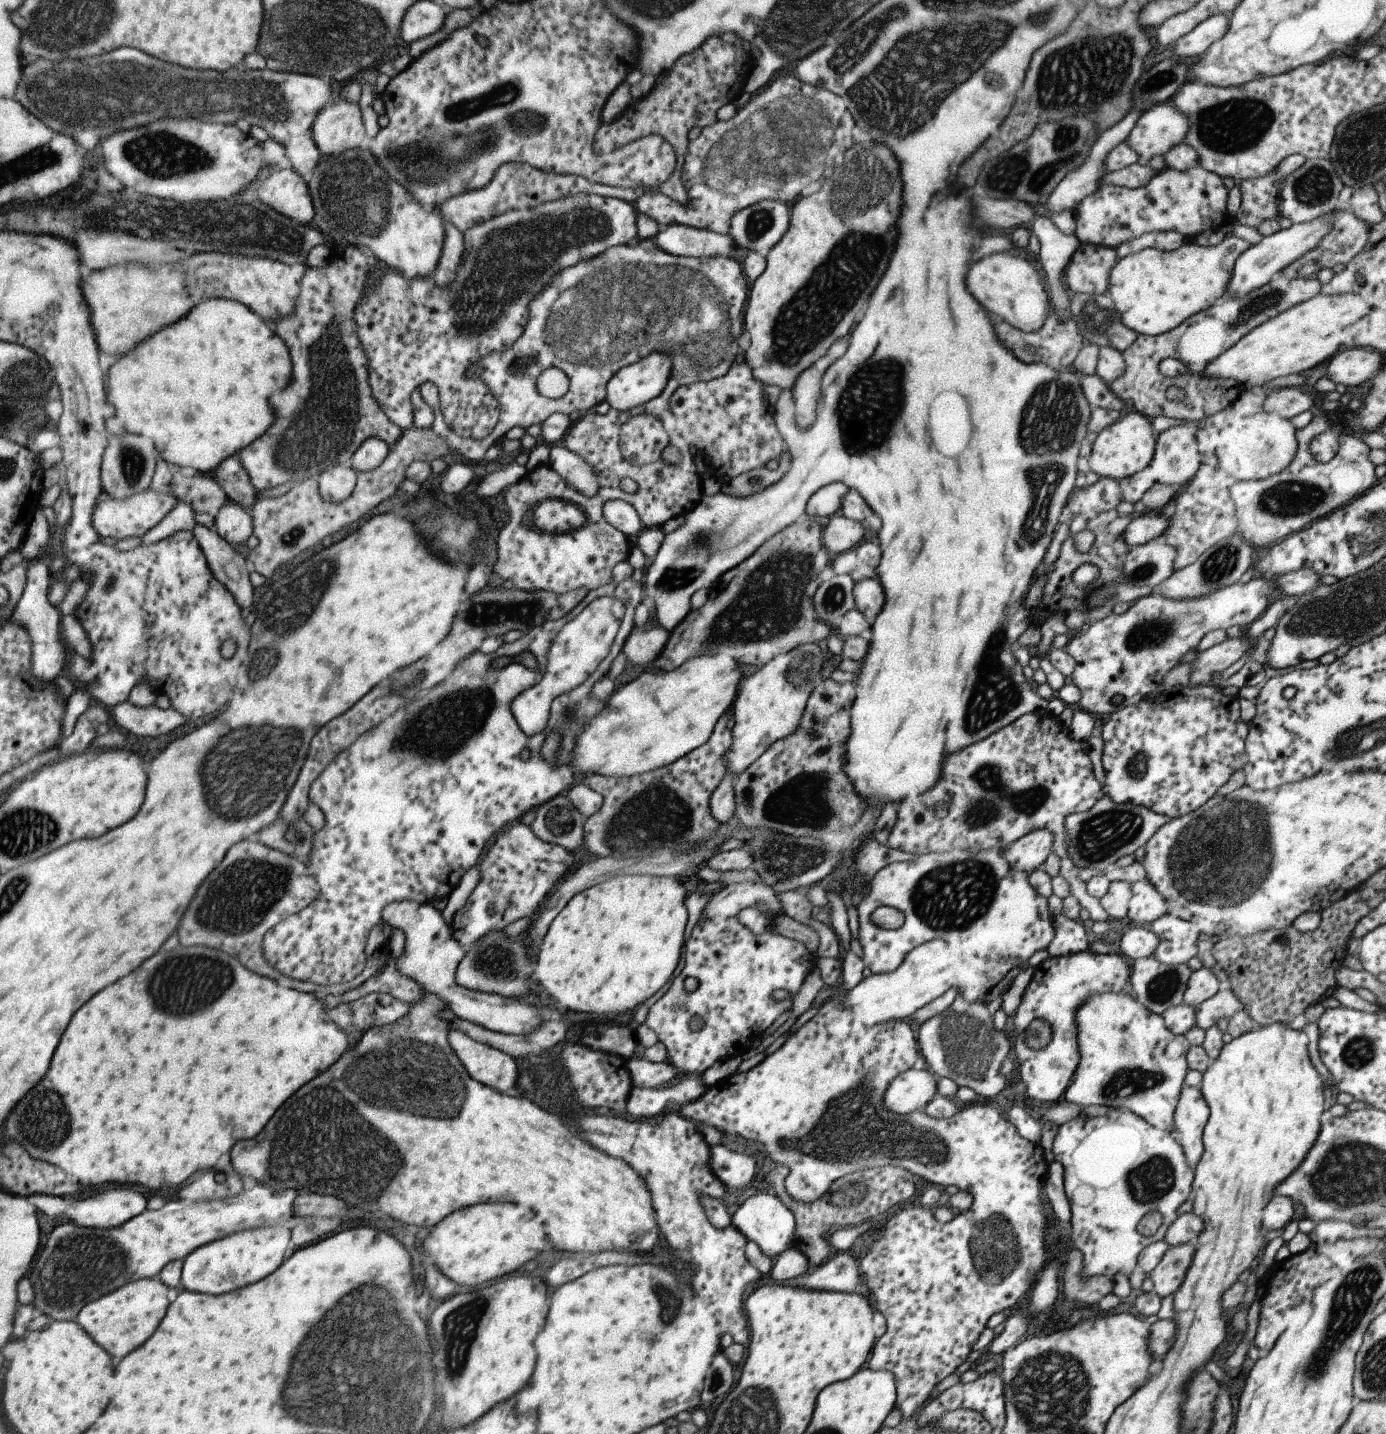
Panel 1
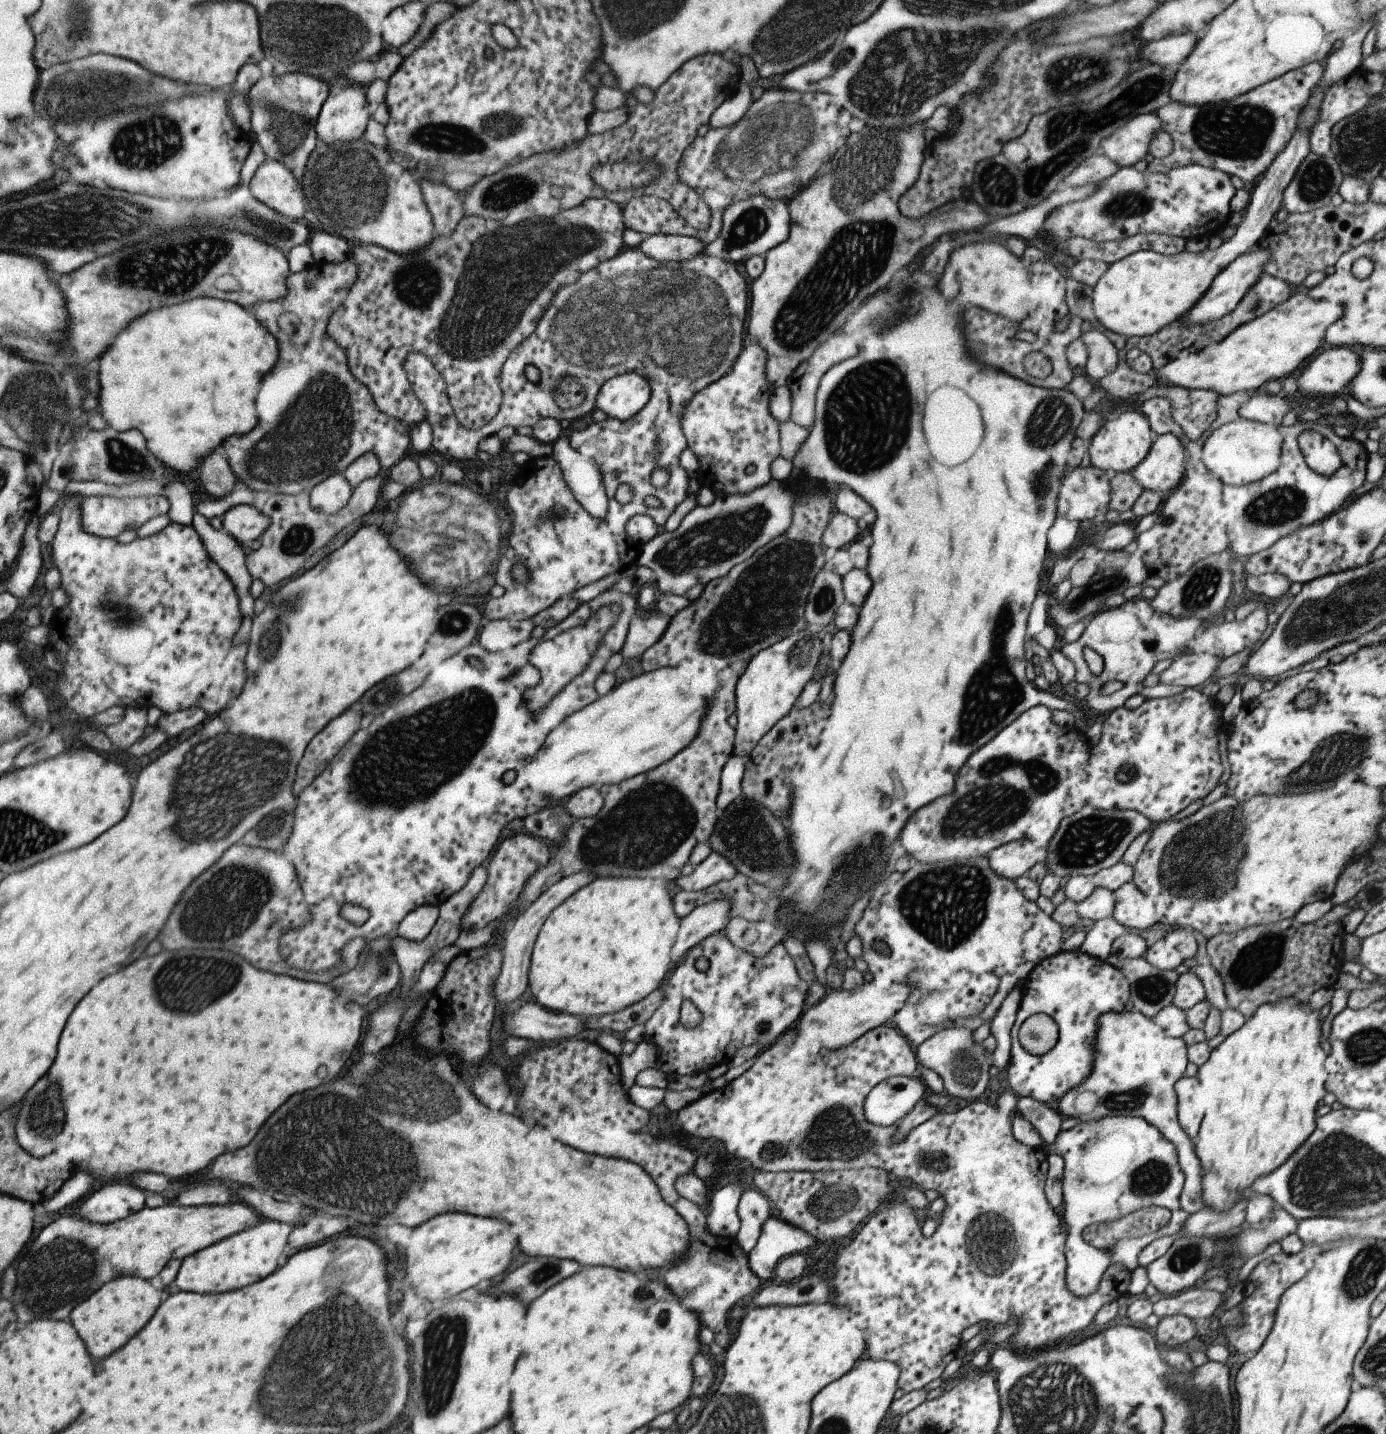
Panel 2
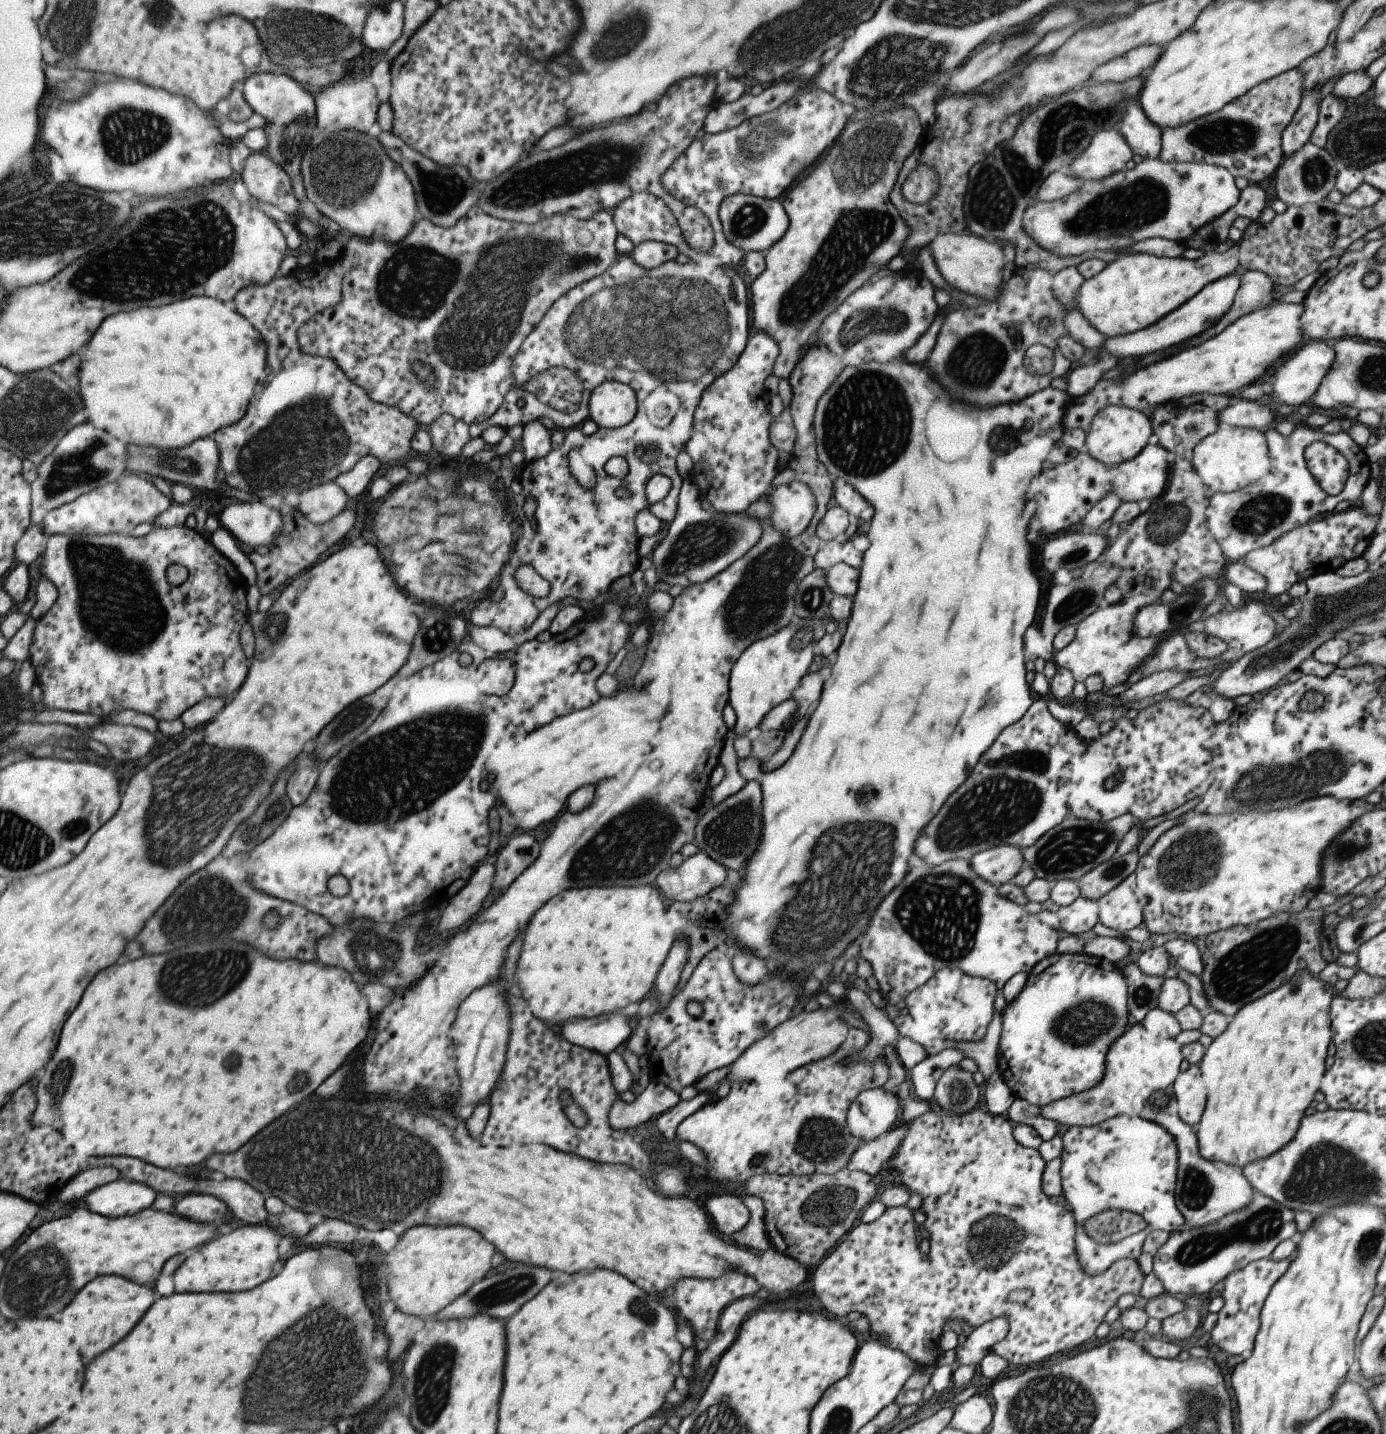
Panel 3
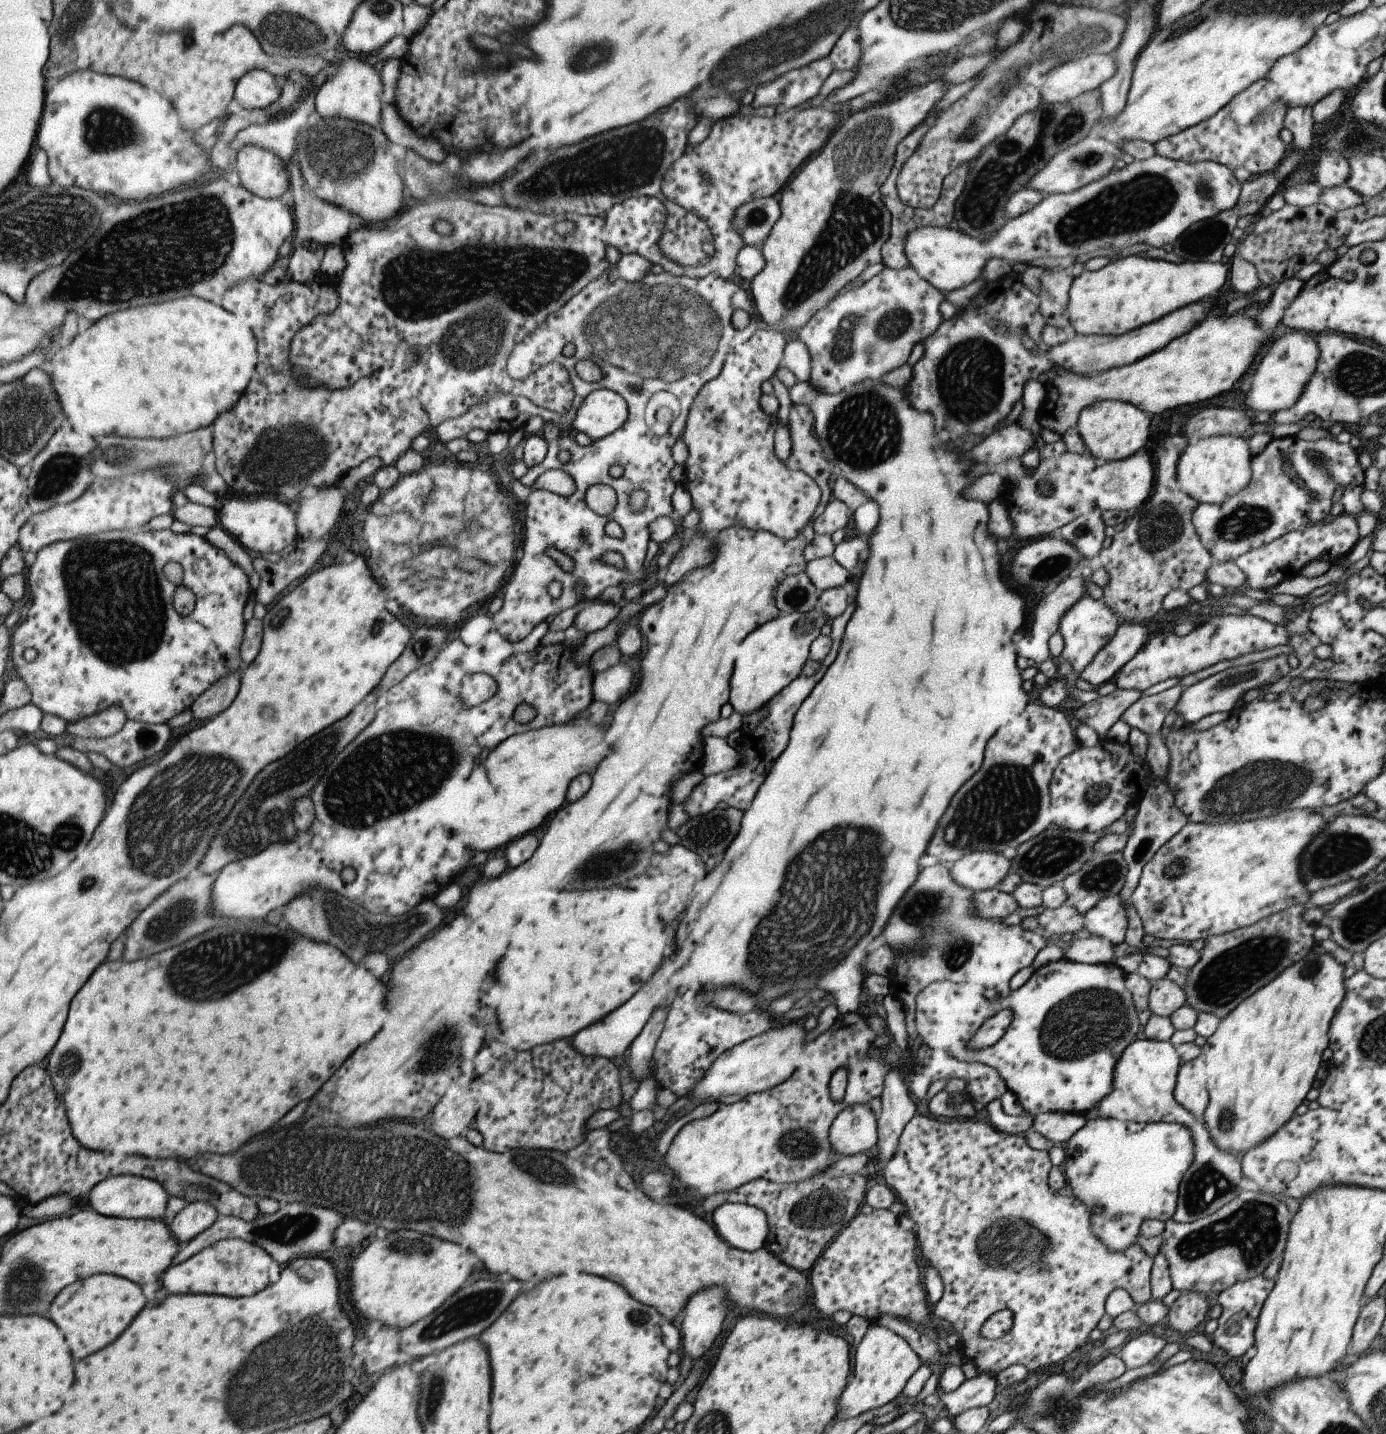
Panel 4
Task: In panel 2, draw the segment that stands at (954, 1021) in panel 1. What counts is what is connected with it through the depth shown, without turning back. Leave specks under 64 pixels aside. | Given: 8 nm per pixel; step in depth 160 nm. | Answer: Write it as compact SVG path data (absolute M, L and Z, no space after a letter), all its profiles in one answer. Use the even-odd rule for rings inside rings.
M951 1026L939 1030L914 1047L913 1051L921 1066L935 1071L941 1078L943 1093L955 1098L977 1098L989 1082L989 1066L995 1063L992 1054L986 1053L981 1043L973 1042L973 1031L967 1027Z

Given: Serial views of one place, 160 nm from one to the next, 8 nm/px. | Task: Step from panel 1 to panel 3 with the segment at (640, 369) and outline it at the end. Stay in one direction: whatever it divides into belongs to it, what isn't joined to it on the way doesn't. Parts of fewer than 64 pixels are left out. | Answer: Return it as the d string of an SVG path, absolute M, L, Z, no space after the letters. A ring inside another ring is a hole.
M605 381L597 385L588 396L586 418L593 420L597 427L614 429L627 424L636 413L636 396L631 387L615 381Z

